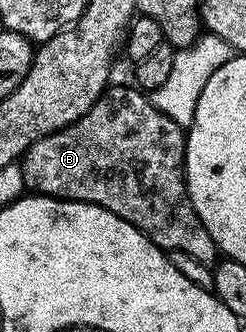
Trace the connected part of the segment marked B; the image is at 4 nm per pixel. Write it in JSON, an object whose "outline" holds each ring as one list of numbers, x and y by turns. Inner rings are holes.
{"outline":[[116,84,109,85,108,89,101,94,100,99,97,100,77,122,72,122,66,128,56,130,52,134,46,135,44,138,38,139,38,141,25,152,22,161,19,163,20,170,24,173,24,185,29,191,38,194,46,194,50,198,65,198,67,202,89,202,90,204,98,204,102,208,114,212,114,216,122,216,122,220,134,224,154,245,160,247,161,250,165,252,171,252,173,250,186,252,186,256,194,256,194,260,198,260,199,262,207,262,209,264,215,263,218,258,216,245,210,236,210,232,206,232,202,220,198,220,198,212,194,212,194,208,190,204,188,189,184,183,185,127,179,126,170,116,163,114,162,111,151,102,147,93,141,92,131,85,129,86,130,87,116,86]]}

